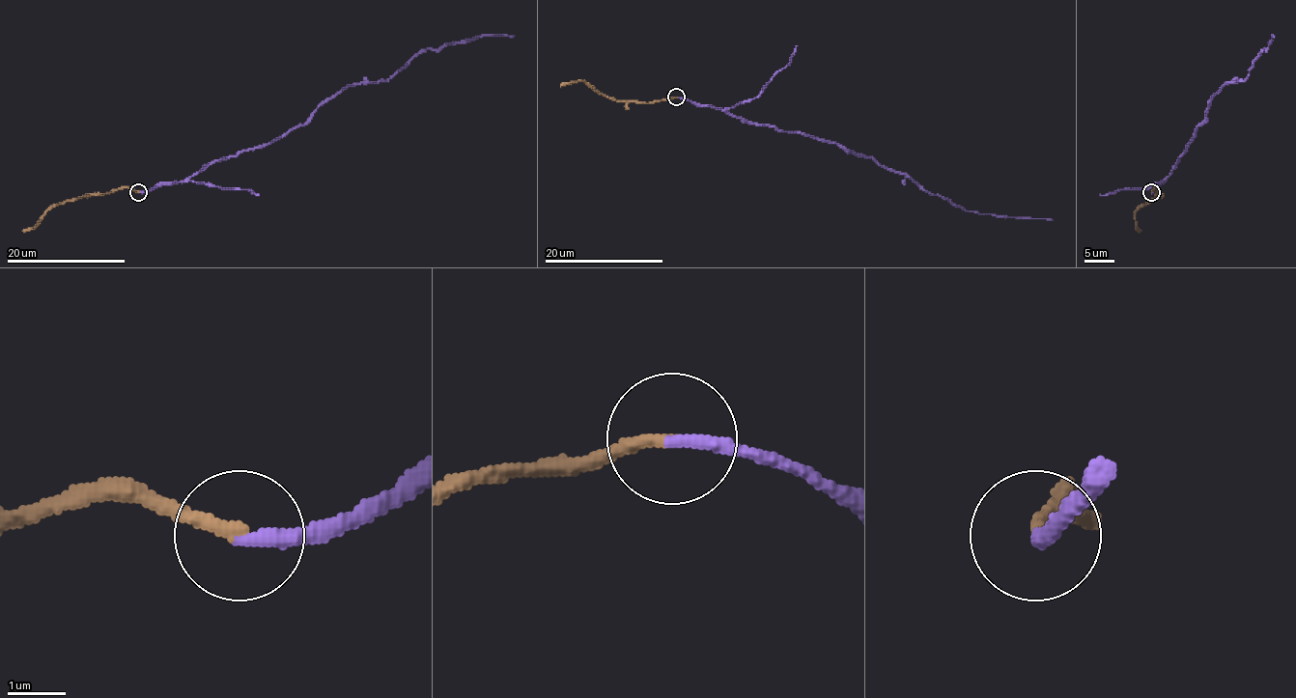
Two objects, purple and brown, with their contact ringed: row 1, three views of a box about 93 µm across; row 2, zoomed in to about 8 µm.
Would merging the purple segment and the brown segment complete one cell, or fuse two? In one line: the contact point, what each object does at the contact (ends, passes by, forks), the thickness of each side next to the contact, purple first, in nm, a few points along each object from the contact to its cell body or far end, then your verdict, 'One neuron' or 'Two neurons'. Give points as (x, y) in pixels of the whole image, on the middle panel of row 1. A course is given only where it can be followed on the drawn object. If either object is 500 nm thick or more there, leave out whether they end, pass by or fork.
Place: (676, 97). At the ring purple ends. At the ring brown ends. Thickness 260 nm (purple) against 240 nm. Course of purple: (676, 97), (726, 109), (754, 124), (833, 142), (887, 170), (906, 173), (966, 211), (1053, 220). Course of brown: (676, 97), (648, 103), (624, 101), (599, 95), (584, 81), (574, 81), (560, 87). One neuron

